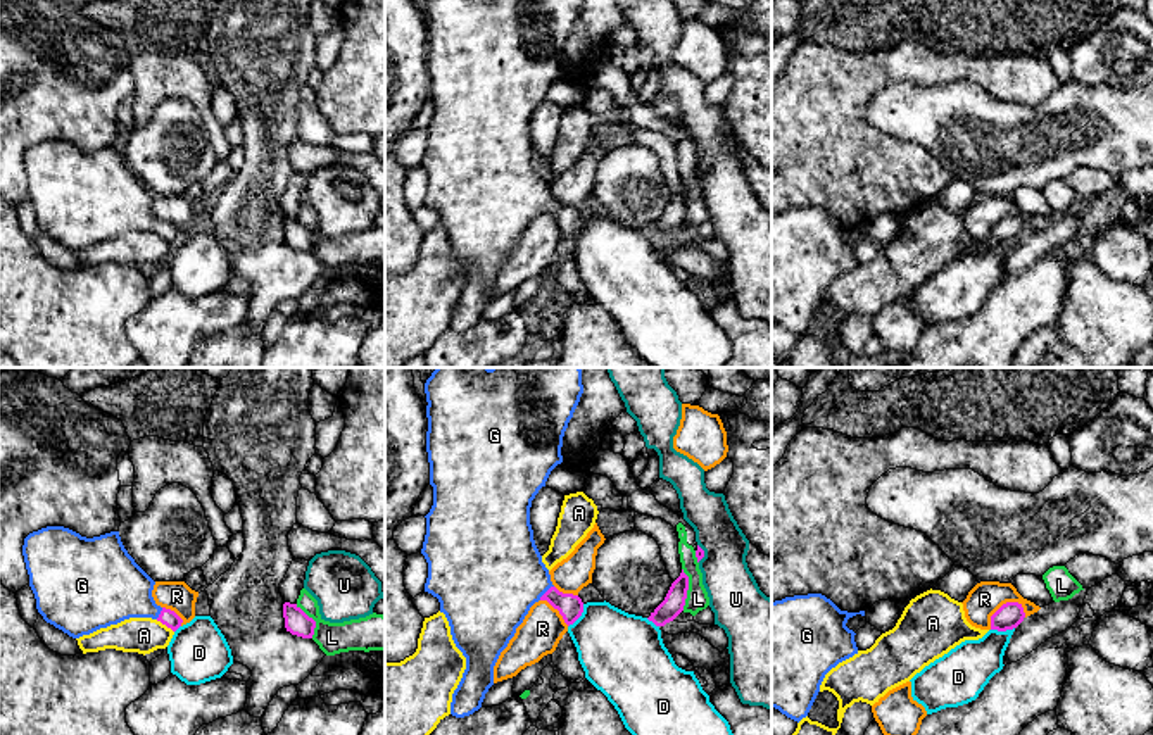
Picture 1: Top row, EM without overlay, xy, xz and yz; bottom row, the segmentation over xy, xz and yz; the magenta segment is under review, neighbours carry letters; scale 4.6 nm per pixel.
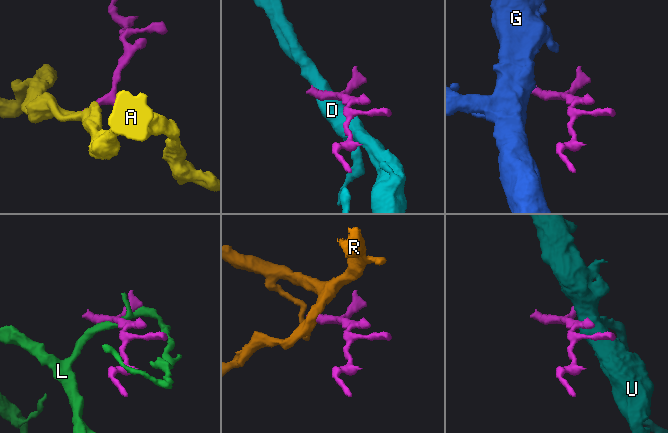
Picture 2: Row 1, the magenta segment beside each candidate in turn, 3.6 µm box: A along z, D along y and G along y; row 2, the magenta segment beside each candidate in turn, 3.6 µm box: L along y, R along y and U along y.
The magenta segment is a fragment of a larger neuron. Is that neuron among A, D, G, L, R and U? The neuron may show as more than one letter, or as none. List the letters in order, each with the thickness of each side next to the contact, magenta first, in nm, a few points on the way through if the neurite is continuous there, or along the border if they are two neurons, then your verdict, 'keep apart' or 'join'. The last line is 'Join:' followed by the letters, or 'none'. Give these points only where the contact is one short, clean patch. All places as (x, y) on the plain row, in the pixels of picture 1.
A: calibres 80 and 170 nm; border xy (156, 233), (173, 245); keep apart
D: calibres 120 and 360 nm; border xz (584, 218), (584, 225), (568, 240); keep apart
G: calibres 120 and 440 nm; way xz (570, 219), (546, 206), (527, 194), (496, 187); join
L: calibres 100 and 100 nm; keep apart
R: calibres 120 and 160 nm; border yz (1022, 218), (1005, 216), (991, 230), (989, 242); keep apart
U: calibres 50 and 240 nm; border xz (698, 157), (703, 164), (699, 175); keep apart
Join: G

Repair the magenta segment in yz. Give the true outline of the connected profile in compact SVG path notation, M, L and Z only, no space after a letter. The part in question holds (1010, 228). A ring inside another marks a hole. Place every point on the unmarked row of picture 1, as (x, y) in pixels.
M1018 216L1003 217L991 229L991 243L1006 245L1017 242L1025 231L1024 221Z

